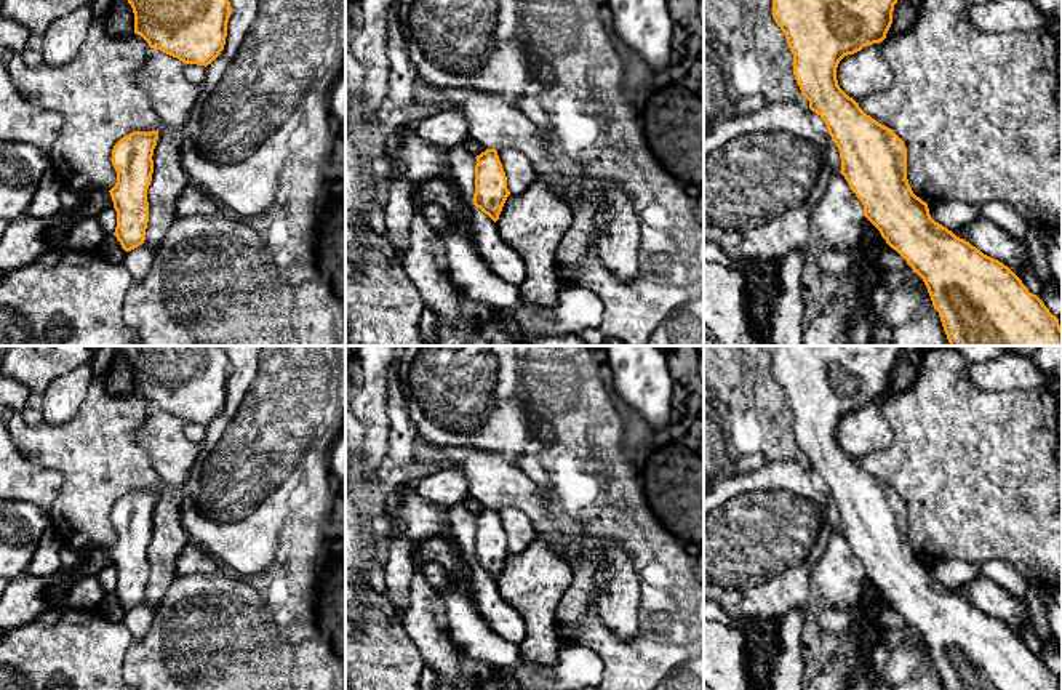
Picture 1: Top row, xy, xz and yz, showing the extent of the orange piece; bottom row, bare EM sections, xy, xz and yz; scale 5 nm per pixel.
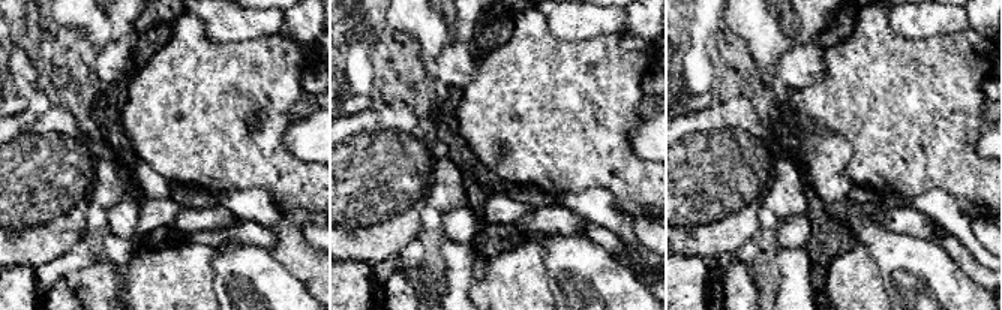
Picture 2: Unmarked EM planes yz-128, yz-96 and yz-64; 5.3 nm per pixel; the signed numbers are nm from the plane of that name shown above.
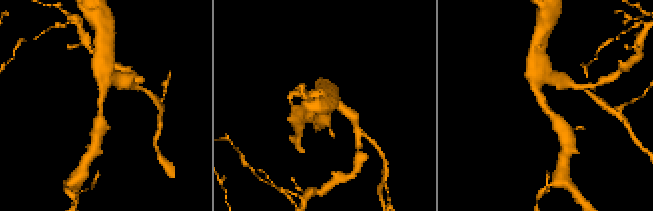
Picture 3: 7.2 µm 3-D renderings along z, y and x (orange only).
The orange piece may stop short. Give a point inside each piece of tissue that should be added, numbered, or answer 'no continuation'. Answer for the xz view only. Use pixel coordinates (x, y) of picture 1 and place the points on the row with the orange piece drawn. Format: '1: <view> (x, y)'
no continuation

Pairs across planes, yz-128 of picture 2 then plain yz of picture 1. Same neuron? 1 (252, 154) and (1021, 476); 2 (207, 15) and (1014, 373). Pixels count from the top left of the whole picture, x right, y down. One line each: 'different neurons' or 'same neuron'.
1: same neuron
2: same neuron

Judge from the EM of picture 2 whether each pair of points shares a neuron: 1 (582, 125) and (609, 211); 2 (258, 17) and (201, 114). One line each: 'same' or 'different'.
1: different
2: different

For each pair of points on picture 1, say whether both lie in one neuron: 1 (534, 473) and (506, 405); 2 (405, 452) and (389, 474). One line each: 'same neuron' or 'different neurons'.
1: different neurons
2: different neurons

